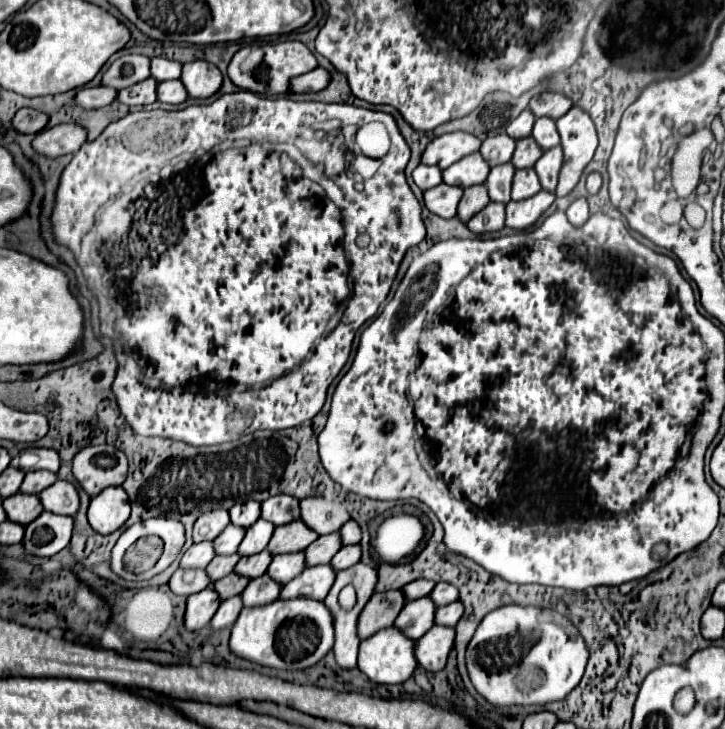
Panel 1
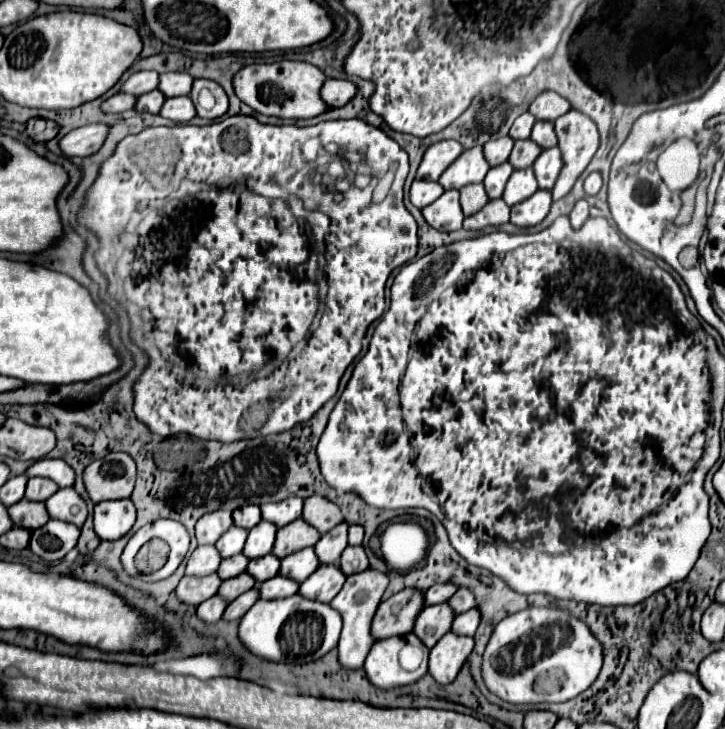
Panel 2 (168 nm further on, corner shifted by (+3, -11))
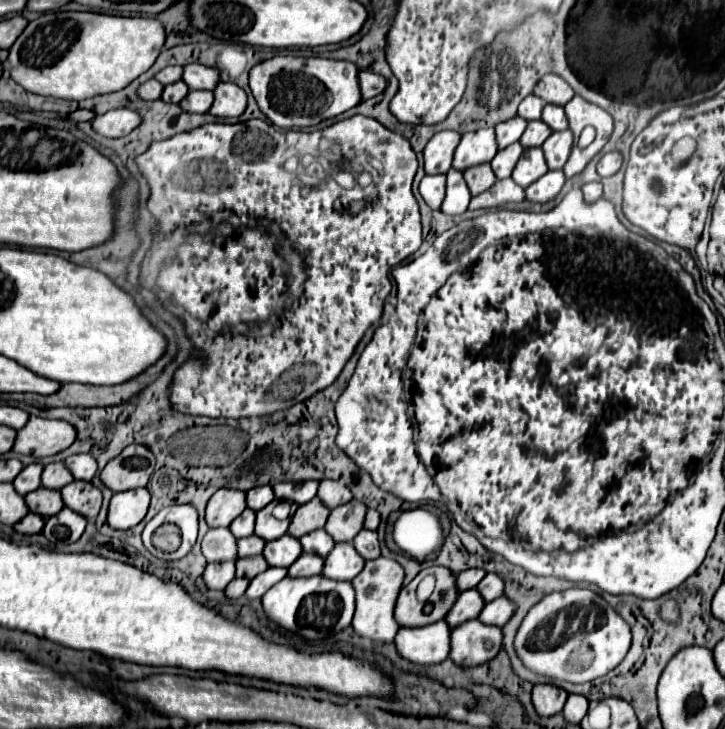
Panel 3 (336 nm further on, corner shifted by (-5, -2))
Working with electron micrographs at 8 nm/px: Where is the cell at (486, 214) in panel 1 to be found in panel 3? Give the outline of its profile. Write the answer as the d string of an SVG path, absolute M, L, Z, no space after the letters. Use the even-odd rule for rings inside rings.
M512 178L496 180L492 184L492 188L488 188L486 192L482 192L482 194L478 194L470 200L470 210L496 208L496 206L502 206L502 204L522 202L522 200L524 200L524 188L518 186Z

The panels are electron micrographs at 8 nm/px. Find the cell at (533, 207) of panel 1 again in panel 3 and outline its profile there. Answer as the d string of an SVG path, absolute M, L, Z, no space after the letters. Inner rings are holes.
M548 170L542 178L538 178L526 188L526 198L534 202L548 202L554 196L558 196L558 192L564 186L564 180L566 178L562 170Z

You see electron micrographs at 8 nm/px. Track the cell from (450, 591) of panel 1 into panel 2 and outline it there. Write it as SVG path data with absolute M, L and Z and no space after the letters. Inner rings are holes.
M458 589L456 595L452 595L452 599L448 599L448 605L458 615L458 613L464 613L464 611L472 609L476 605L476 601L474 601L474 595L468 589Z

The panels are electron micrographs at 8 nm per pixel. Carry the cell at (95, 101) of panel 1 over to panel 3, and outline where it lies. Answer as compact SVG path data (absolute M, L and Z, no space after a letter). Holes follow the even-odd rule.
M152 78L152 80L148 80L146 84L140 86L138 94L140 94L142 100L158 100L160 94L162 94L162 90L164 90L164 84L160 84L158 80Z

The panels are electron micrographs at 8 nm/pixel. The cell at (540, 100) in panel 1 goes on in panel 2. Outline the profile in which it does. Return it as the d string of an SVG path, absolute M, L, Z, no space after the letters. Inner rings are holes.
M554 91L540 93L530 105L530 113L538 121L554 121L554 119L562 117L564 113L568 113L570 109L572 109L570 103L564 97L560 97L558 93L554 93Z

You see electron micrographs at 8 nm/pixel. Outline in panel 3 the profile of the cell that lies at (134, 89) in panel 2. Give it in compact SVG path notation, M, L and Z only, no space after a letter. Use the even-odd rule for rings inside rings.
M166 66L164 70L160 70L160 72L156 74L156 80L164 82L164 86L166 86L166 84L174 84L176 80L182 78L182 72L184 72L182 66Z

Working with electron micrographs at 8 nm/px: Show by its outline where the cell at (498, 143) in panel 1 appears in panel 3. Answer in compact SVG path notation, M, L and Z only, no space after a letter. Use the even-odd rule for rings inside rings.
M514 116L514 118L506 120L506 122L500 122L494 130L496 130L498 148L506 148L506 146L510 146L510 144L520 140L522 132L526 130L526 122L524 122L524 118Z

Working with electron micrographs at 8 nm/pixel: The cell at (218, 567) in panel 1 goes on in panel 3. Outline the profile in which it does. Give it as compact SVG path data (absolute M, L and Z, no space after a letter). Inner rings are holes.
M252 534L248 538L240 538L238 540L238 556L244 558L244 556L254 556L254 554L262 554L264 550L264 538Z

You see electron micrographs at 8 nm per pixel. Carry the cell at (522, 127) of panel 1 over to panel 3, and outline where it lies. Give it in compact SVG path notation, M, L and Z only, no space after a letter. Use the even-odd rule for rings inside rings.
M530 94L530 96L526 96L526 98L520 102L520 106L518 106L518 116L526 118L526 120L538 120L540 114L542 114L542 108L544 108L544 102L542 102L538 96Z

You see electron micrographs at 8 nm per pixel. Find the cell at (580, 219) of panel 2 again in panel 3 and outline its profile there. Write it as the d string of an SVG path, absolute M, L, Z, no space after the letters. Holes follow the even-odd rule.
M588 182L582 186L582 192L586 202L596 202L602 196L602 182Z

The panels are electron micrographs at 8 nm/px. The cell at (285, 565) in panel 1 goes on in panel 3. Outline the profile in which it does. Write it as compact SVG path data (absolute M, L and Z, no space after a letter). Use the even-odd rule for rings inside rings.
M316 530L310 534L304 534L304 538L300 538L304 552L312 552L312 554L320 554L322 558L326 558L326 554L334 548L334 540L330 534L326 534L326 530Z

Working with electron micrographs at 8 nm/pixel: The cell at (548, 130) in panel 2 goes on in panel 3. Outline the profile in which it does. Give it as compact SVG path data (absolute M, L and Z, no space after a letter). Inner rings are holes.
M546 104L542 110L542 120L552 128L552 130L566 130L568 128L568 120L564 114L562 106L552 106Z

